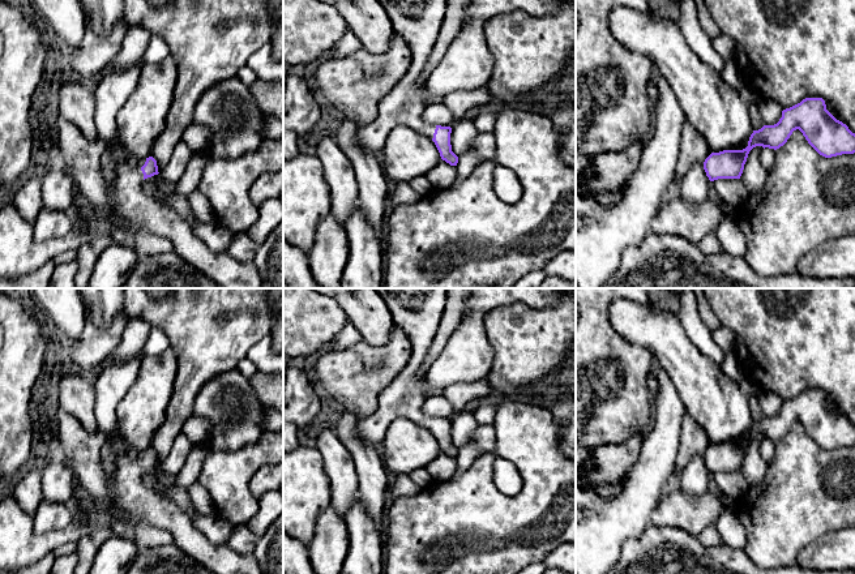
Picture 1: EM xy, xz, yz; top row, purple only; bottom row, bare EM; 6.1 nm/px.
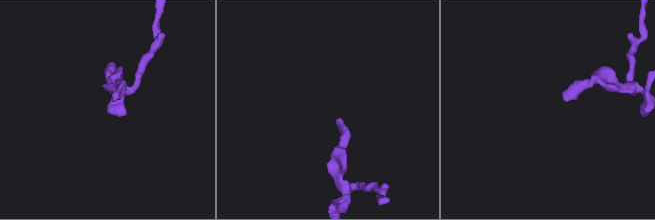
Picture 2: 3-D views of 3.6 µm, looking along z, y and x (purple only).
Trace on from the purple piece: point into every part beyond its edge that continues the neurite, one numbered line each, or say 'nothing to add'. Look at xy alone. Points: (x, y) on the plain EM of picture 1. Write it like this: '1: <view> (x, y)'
1: xy (82, 450)

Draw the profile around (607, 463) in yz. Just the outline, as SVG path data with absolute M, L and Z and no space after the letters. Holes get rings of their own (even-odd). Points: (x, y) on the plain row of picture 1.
M644 436L617 444L589 449L591 453L587 467L576 472L576 480L585 476L593 481L614 481L628 472L637 462Z

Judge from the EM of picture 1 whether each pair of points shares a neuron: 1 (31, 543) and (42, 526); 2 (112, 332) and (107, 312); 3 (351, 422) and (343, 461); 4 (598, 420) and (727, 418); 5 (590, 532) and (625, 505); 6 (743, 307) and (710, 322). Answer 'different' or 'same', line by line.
1: different
2: different
3: different
4: different
5: same
6: different

